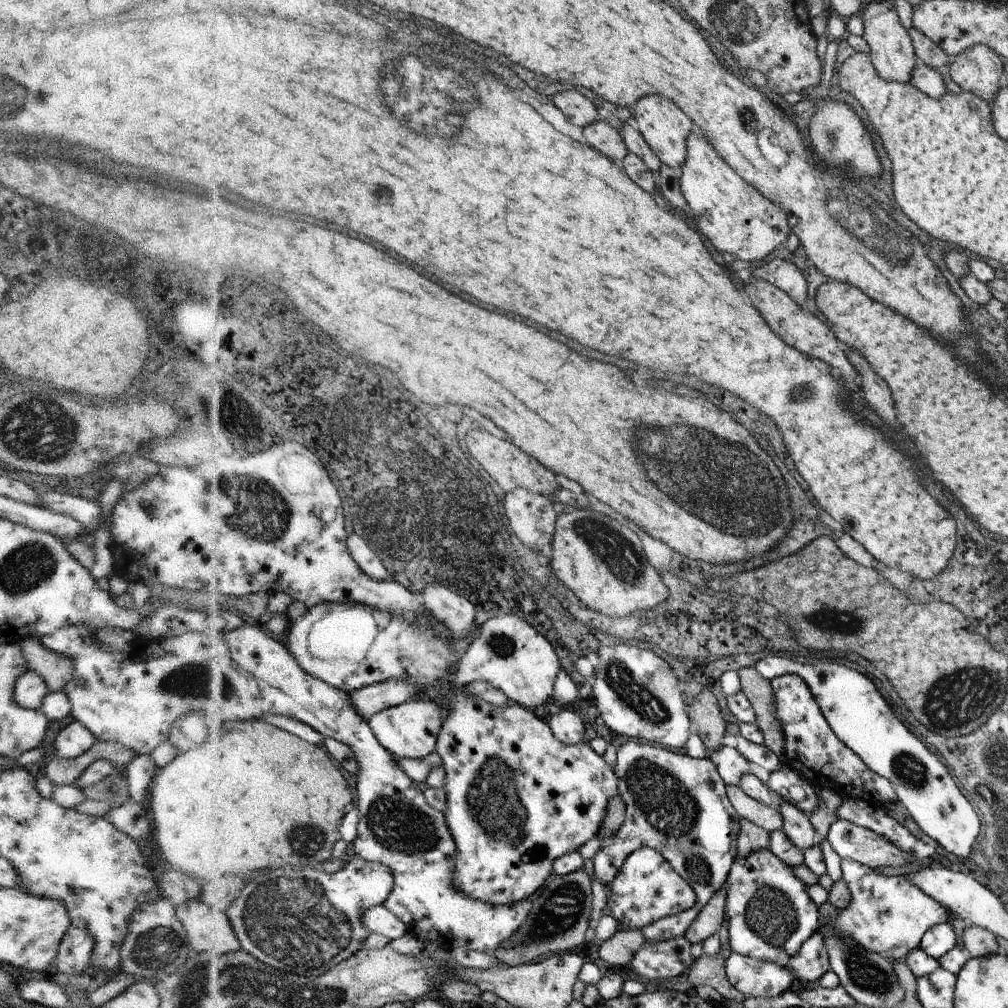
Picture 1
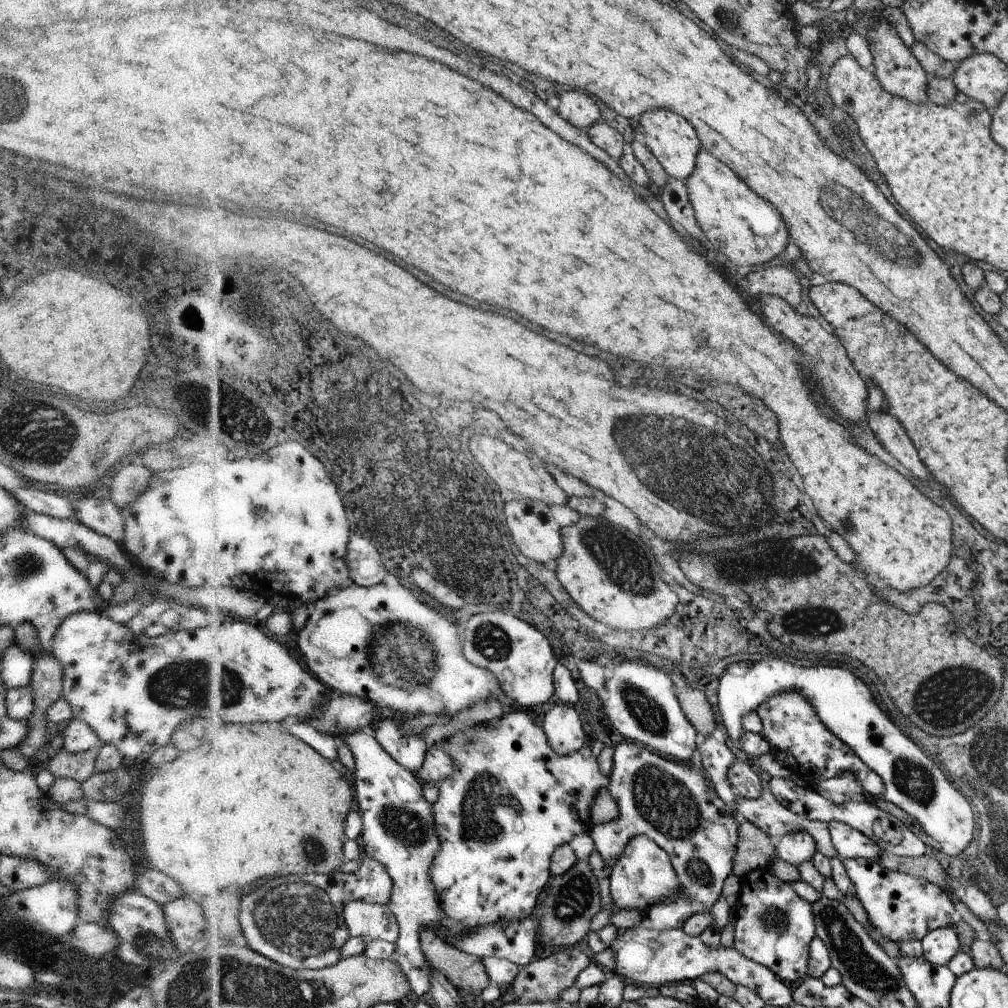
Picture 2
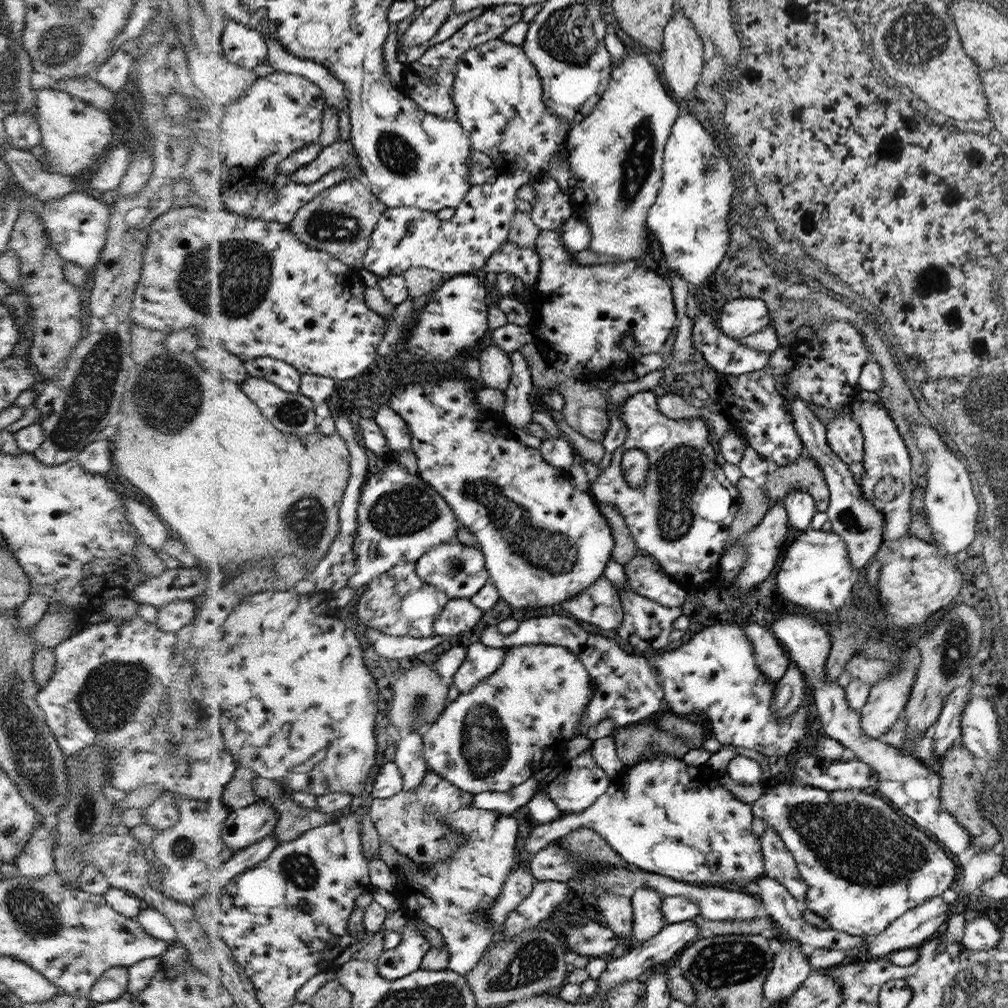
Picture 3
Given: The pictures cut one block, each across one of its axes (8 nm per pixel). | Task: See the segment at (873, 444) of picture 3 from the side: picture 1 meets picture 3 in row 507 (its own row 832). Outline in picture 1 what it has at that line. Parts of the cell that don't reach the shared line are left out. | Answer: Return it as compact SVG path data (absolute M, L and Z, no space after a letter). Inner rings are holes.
M859 796L846 798L836 810L836 816L840 820L874 830L876 834L884 836L888 842L896 844L904 852L914 852L917 838L886 811L880 810L865 798Z

